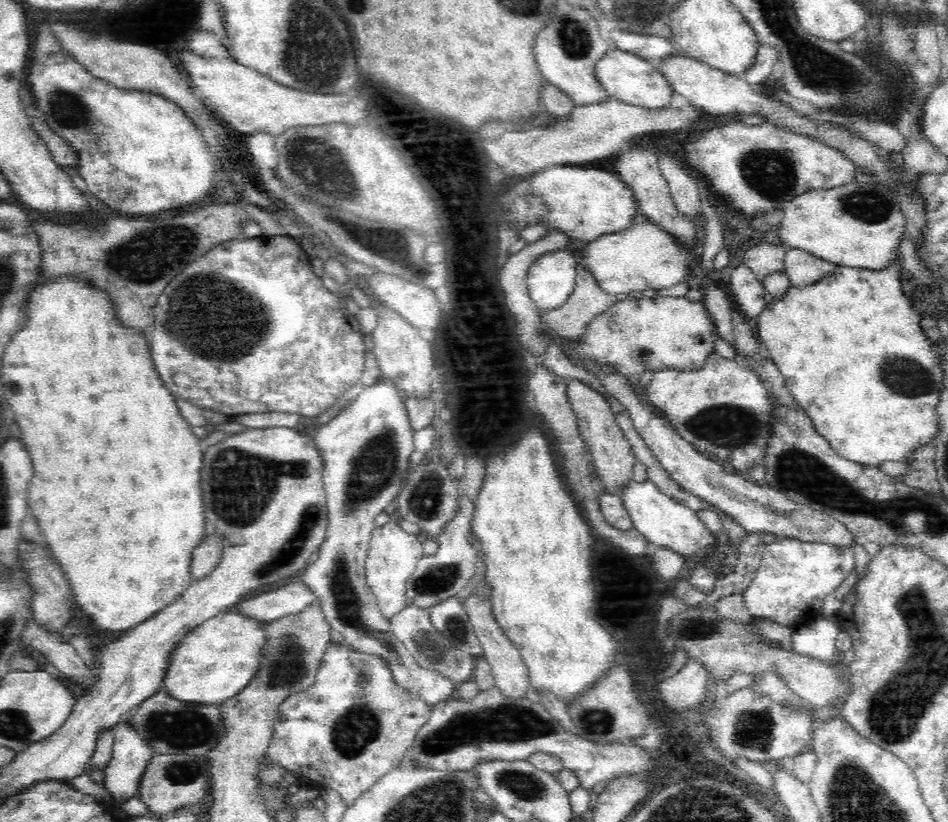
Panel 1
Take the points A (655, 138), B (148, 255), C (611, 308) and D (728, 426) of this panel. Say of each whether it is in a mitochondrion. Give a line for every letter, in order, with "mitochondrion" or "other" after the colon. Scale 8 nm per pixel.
A: other
B: mitochondrion
C: other
D: mitochondrion

